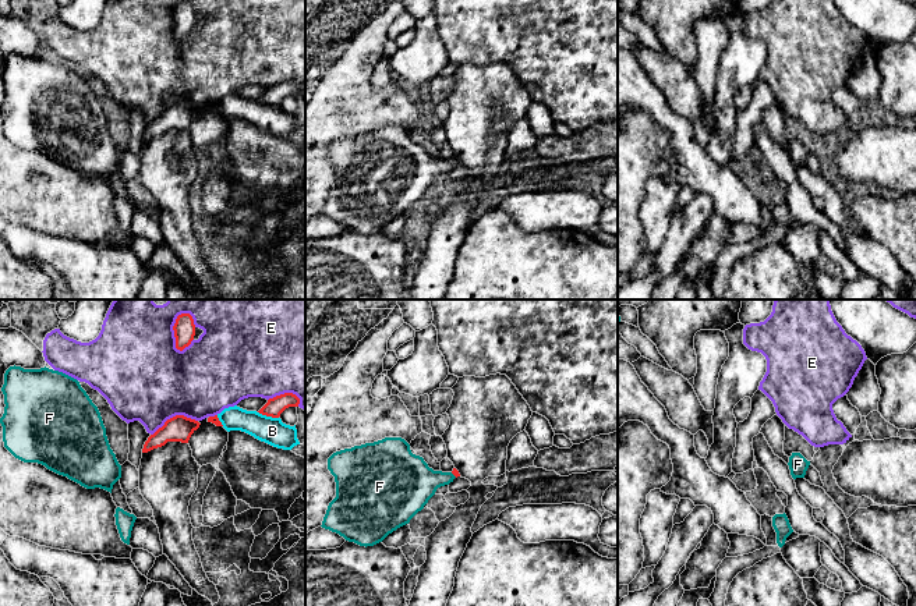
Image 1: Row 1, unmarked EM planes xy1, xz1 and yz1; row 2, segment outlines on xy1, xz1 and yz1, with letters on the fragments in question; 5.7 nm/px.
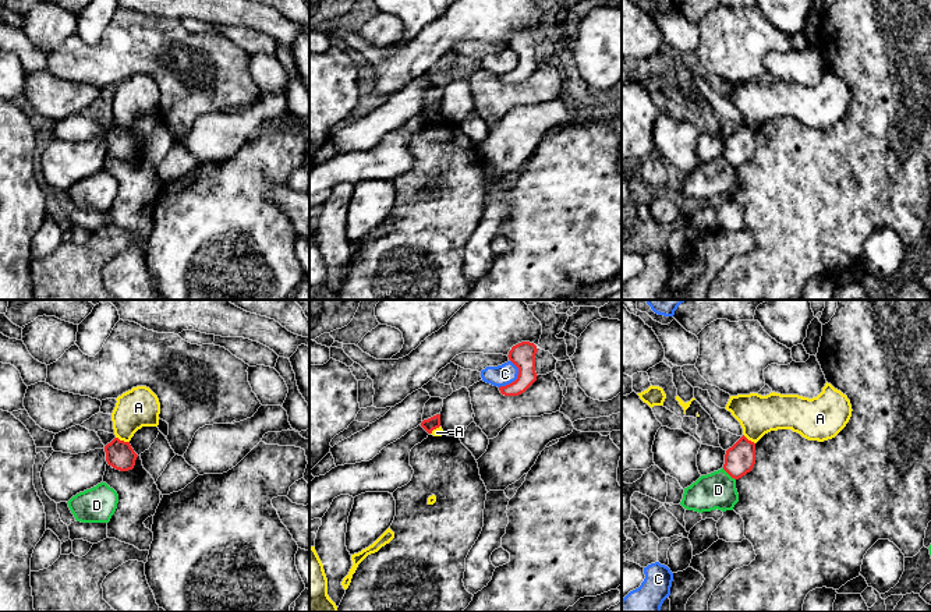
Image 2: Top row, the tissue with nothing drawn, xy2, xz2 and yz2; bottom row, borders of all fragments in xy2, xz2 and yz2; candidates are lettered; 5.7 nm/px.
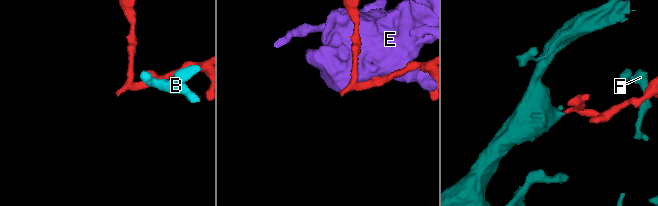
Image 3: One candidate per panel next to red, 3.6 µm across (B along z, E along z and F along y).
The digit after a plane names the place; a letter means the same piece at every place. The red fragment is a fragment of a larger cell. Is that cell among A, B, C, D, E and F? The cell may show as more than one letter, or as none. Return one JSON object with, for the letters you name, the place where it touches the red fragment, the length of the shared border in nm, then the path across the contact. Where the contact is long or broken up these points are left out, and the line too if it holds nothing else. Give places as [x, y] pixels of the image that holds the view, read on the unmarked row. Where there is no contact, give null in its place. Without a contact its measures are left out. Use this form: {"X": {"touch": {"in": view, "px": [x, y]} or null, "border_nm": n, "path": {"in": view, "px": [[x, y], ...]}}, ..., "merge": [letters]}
{"F": {"touch": {"in": "xz1", "px": [453, 162]}, "border_nm": 50, "path": {"in": "xz1", "px": [[455, 159], [453, 162], [445, 166], [411, 170]]}}, "merge": ["F"]}

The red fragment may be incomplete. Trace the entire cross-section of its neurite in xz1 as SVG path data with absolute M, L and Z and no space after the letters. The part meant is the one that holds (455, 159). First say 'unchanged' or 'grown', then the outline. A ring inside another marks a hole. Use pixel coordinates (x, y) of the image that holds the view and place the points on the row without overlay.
grown; M385 125L336 139L328 146L328 157L335 164L336 185L329 191L321 215L365 235L409 212L438 176L460 164L456 156L452 160L434 159L422 145L411 141L402 125Z

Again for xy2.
unchanged; M118 125L107 131L105 139L107 152L120 159L132 158L138 145L130 130L120 128Z

